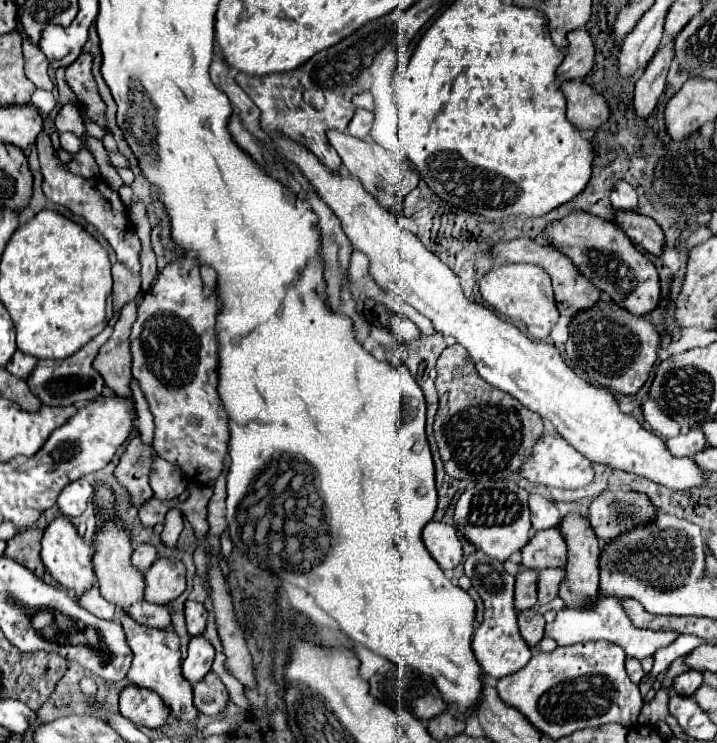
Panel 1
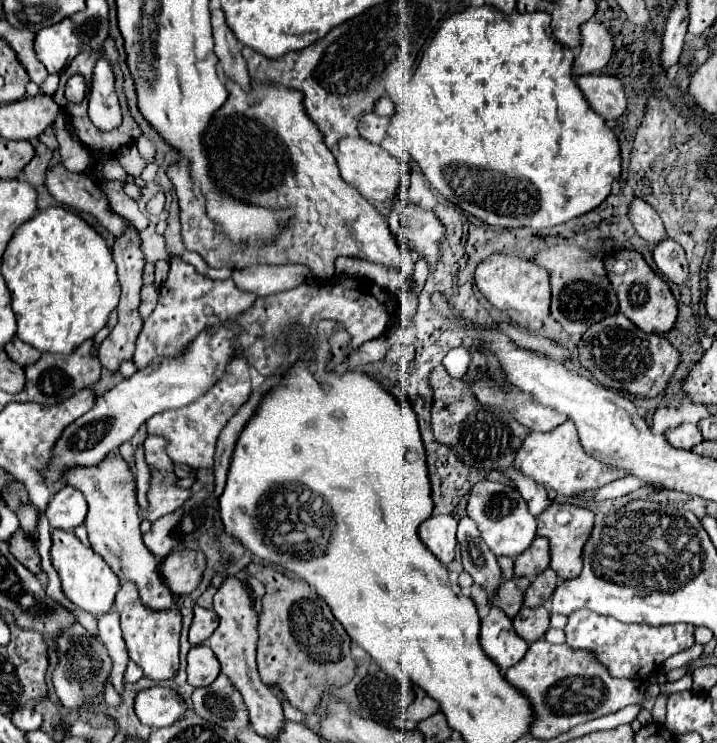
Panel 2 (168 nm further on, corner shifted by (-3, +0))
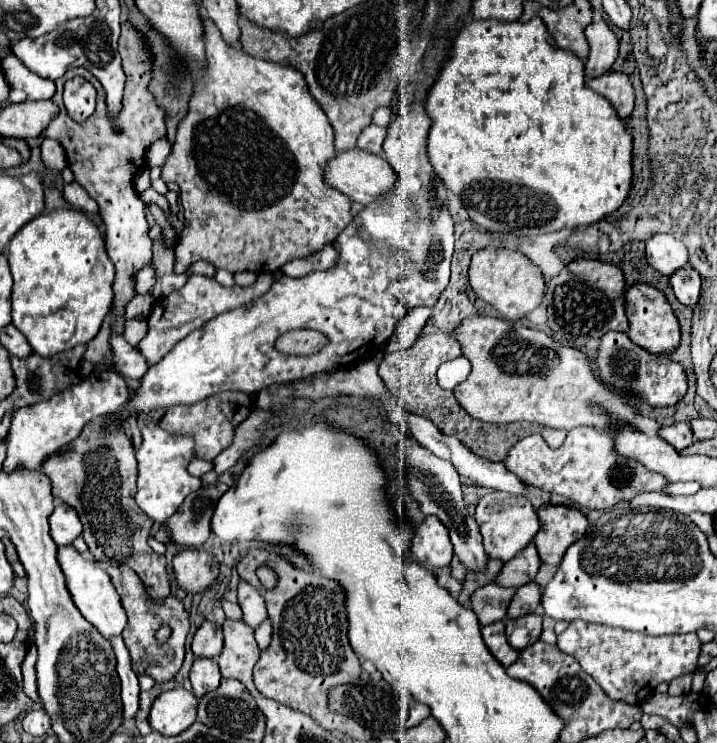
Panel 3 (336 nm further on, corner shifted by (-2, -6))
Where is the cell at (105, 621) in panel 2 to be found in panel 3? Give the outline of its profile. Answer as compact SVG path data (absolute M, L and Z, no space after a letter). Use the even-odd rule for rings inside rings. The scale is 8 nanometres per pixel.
M121 636L111 640L115 656L117 656L117 672L121 678L121 698L123 698L123 716L131 718L139 710L139 680L137 674L131 668L131 658L127 652L127 646Z

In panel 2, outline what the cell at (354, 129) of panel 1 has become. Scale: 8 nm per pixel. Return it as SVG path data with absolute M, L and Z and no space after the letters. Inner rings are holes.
M374 112L364 114L358 122L358 132L362 138L366 138L372 144L380 144L386 138L386 126L388 126L388 116L378 116Z

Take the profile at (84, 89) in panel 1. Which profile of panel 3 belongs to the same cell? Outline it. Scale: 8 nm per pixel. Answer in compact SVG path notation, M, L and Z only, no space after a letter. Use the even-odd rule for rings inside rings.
M123 22L121 24L123 32L121 32L121 38L119 38L119 54L121 54L121 60L123 60L123 72L125 72L125 92L123 92L123 108L119 110L117 116L109 116L109 110L107 110L107 104L105 104L105 92L103 92L103 86L99 84L99 80L95 76L91 76L85 68L75 68L75 70L69 70L65 76L61 76L57 80L57 92L53 96L53 102L59 106L59 116L41 132L41 138L51 138L51 140L57 140L61 144L61 148L65 150L65 156L67 156L67 164L75 176L75 182L79 182L87 192L89 196L99 204L99 214L105 222L105 244L107 244L107 254L109 258L113 260L115 268L117 268L117 276L115 276L115 284L113 284L113 290L115 290L115 314L119 316L117 318L117 324L115 324L115 334L123 334L123 308L125 304L135 296L135 274L147 266L151 262L151 240L147 236L147 222L145 222L145 202L139 198L135 186L133 186L133 178L147 166L147 160L145 160L145 152L147 148L163 138L167 134L167 128L165 128L165 110L161 106L157 106L153 94L147 90L149 82L151 82L151 52L147 50L145 46L145 38L135 30L133 24L129 22ZM73 76L83 76L85 80L89 80L91 84L95 84L97 88L97 110L95 114L83 122L83 124L77 124L73 122L69 116L67 116L67 110L63 106L63 100L61 100L61 92L63 92L63 84L73 78Z

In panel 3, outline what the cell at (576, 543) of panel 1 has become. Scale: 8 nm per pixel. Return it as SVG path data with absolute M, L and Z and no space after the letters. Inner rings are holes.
M543 504L537 514L541 528L533 540L535 548L543 562L557 566L563 552L587 530L587 518L577 508L551 504Z

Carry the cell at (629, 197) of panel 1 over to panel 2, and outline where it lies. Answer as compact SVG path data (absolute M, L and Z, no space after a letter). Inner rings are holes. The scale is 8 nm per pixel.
M634 198L628 206L628 220L632 222L632 226L636 228L636 232L650 244L658 244L660 240L666 238L666 230L662 226L660 216L656 214L656 210L652 206L648 206L648 202L644 202L642 198Z

